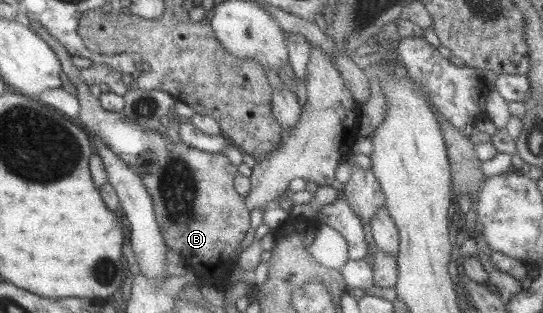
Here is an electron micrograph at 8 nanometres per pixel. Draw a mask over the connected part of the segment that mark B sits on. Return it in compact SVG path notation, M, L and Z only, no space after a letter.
M23 16L22 19L37 36L41 37L41 40L45 41L45 44L49 45L59 61L61 72L66 74L69 82L75 87L75 96L80 106L76 116L79 124L86 128L87 132L98 136L103 144L135 172L145 185L147 194L151 197L154 215L166 247L179 254L185 260L188 268L192 269L202 282L224 290L228 285L227 278L230 269L234 266L235 256L239 252L239 242L245 236L245 232L249 230L249 211L245 206L244 197L237 194L233 186L233 179L237 173L236 167L229 163L222 153L202 152L202 150L187 146L180 141L173 143L169 137L163 137L155 130L141 128L122 112L109 112L101 108L98 98L91 95L89 87L79 76L80 69L73 65L71 55L61 46L61 43L54 39L37 21L32 21L27 16Z

